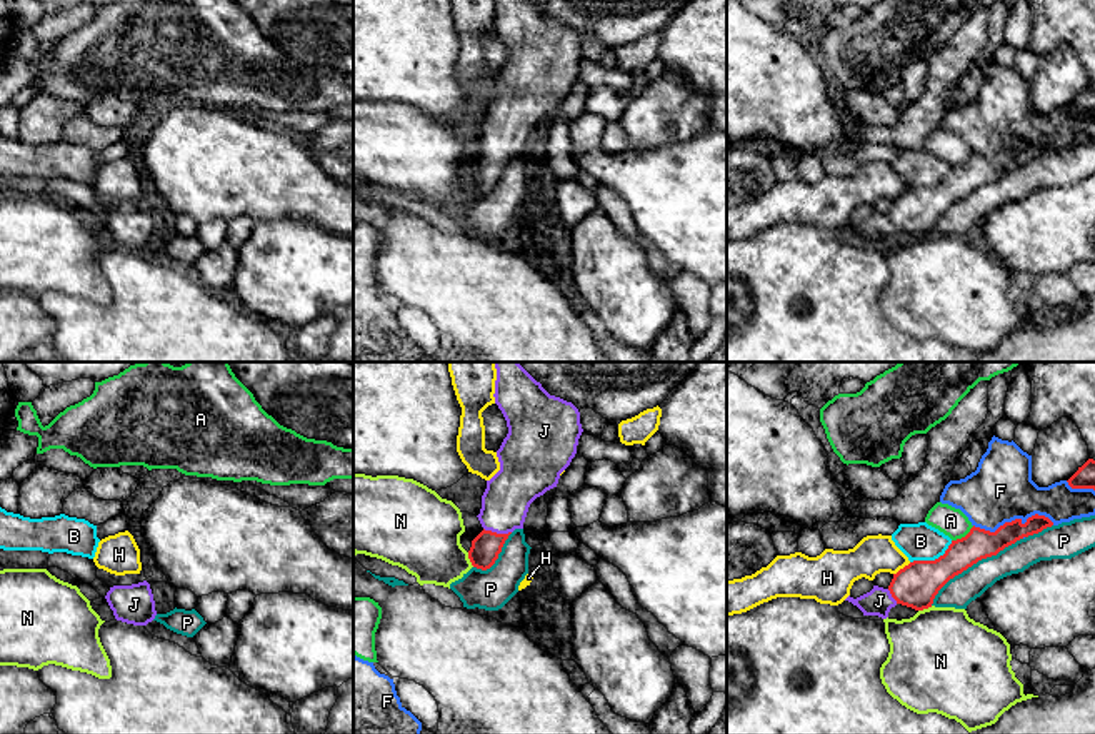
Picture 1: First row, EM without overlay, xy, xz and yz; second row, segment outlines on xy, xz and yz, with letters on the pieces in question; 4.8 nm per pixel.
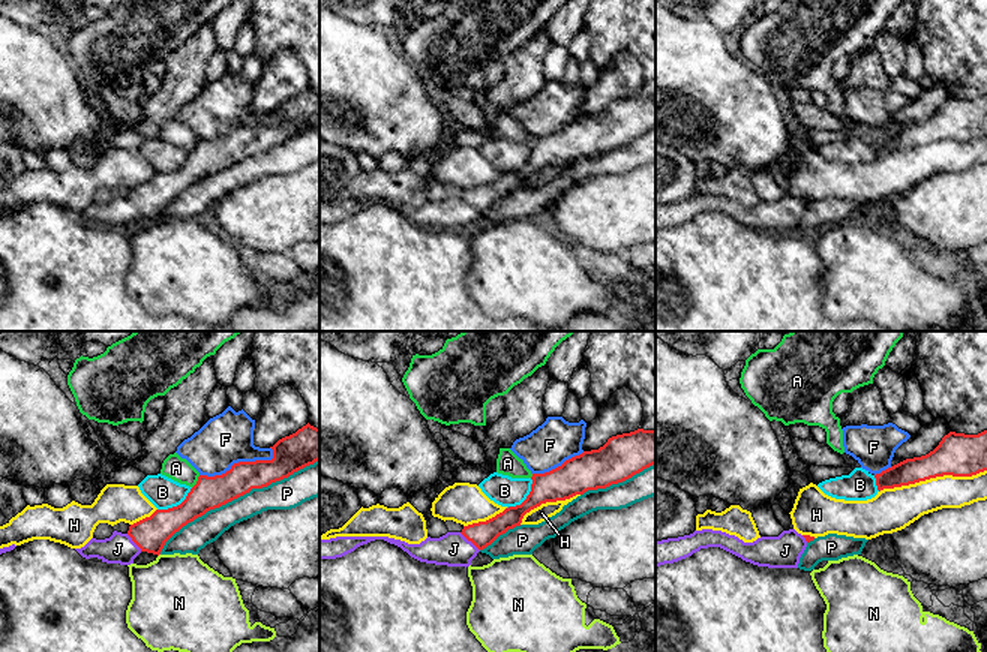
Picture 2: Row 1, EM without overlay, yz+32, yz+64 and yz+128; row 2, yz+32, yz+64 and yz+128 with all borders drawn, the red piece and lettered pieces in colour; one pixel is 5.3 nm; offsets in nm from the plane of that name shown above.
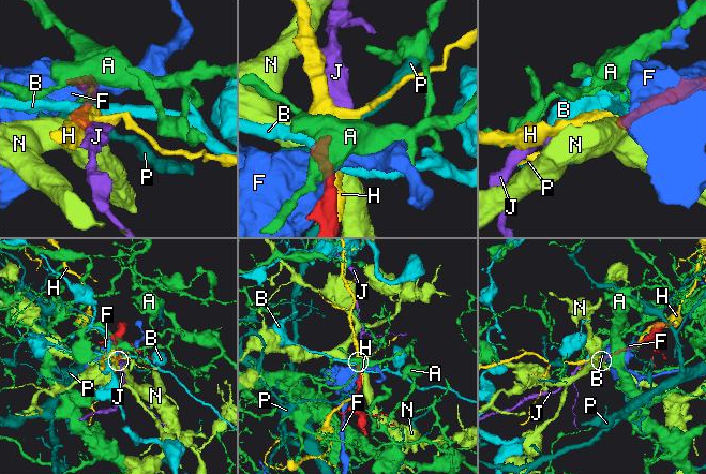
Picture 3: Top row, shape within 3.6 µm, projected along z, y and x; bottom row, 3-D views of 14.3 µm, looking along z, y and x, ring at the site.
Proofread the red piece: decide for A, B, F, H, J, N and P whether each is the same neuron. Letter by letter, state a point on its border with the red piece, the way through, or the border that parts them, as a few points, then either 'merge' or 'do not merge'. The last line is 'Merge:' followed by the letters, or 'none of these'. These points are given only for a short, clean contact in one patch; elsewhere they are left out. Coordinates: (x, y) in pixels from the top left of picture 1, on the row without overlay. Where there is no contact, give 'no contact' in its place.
A: contact yz (962, 164); border yz (974, 152), (964, 162), (952, 167); do not merge
B: contact yz (932, 187); border yz (952, 167), (937, 184), (914, 186), (910, 189); do not merge
F: contact yz (1015, 145); do not merge
H: contact yz (904, 194); do not merge
J: contact xz (495, 159); way xz (485, 174), (495, 159), (509, 120); merge
N: contact xz (469, 184); border xz (467, 179), (474, 192); do not merge
P: contact yz (974, 189); do not merge
Merge: J

